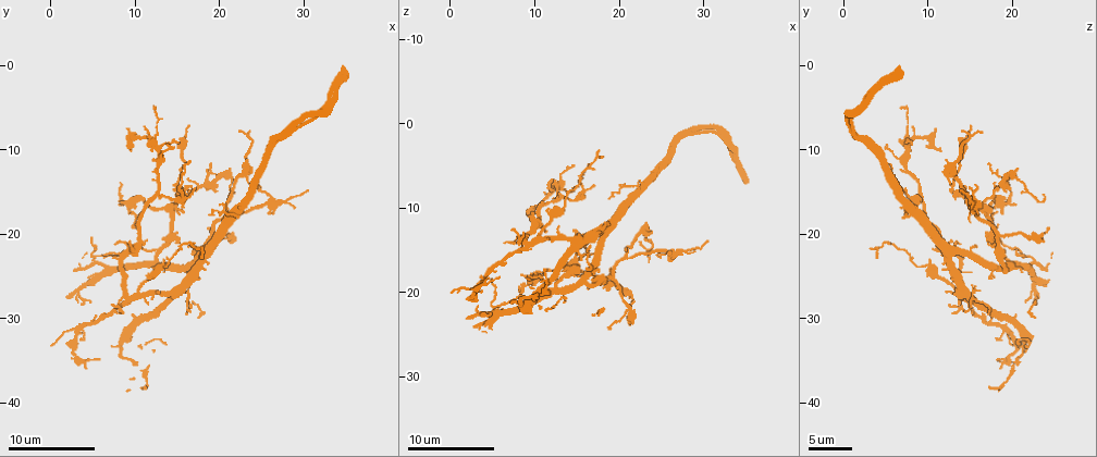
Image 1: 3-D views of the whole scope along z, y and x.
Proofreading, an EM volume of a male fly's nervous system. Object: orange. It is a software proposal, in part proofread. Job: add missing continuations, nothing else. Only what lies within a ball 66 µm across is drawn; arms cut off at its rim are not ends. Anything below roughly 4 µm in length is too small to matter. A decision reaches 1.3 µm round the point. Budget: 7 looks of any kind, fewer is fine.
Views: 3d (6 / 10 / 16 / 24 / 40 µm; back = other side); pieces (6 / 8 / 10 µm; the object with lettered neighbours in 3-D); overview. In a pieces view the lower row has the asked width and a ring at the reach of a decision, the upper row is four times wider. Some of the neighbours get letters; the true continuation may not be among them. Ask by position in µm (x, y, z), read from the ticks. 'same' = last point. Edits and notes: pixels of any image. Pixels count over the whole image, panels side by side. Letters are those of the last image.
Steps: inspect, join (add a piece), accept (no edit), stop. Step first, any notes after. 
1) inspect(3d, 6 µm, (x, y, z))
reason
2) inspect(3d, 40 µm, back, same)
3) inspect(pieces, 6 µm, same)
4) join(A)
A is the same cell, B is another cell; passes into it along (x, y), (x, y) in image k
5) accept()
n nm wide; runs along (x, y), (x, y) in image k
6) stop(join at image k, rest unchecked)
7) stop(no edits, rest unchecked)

inspect(3d, 10 µm, (17.8, 22.6, 4.2))
long arm stops here

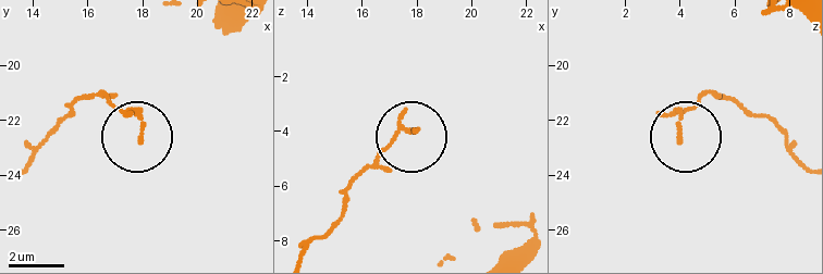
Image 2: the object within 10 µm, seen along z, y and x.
inspect(pieces, 6 µm, (17.9, 22.8, 3.9))

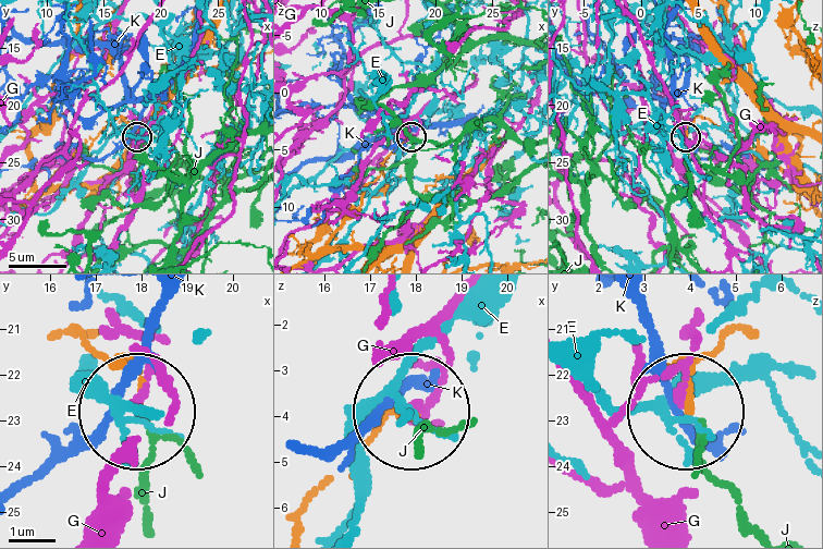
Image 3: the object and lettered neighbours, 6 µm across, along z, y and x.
accept()
E, G, J and K are other cells; none of them fits

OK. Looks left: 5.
inspect(pieces, 6 µm, (19.2, 17.6, 8.8))
thin end

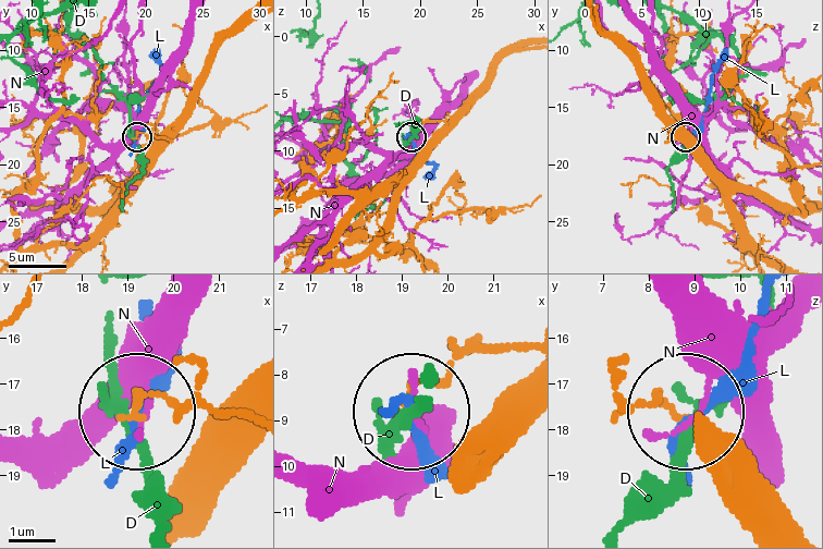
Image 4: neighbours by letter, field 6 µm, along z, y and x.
accept()
D, L and N are other cells; runs along (254, 412), (137, 409) in image 4; no lettered piece goes on from it

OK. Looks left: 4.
inspect(pieces, 10 µm, (22.6, 7.8, 14.2))

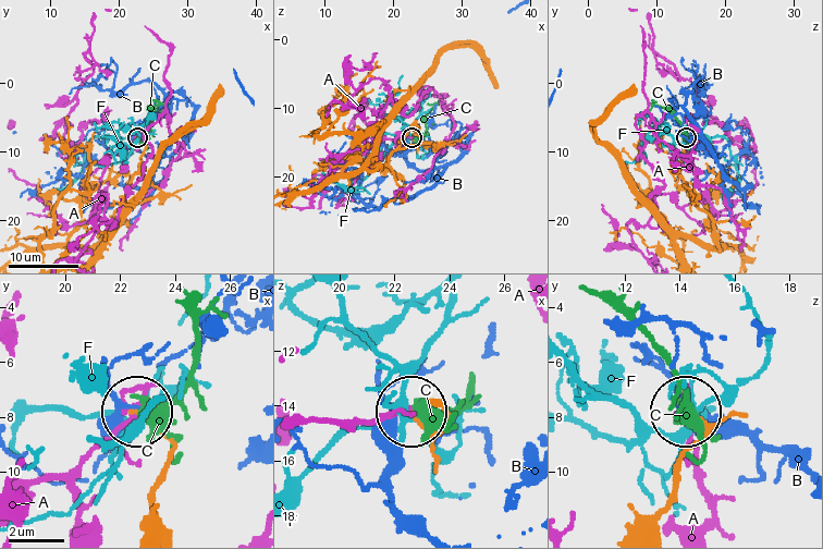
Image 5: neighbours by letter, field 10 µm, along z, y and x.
accept()
A, B, C and F are other cells; no lettered piece goes on from it

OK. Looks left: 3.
stop(no edits, rest unchecked)

